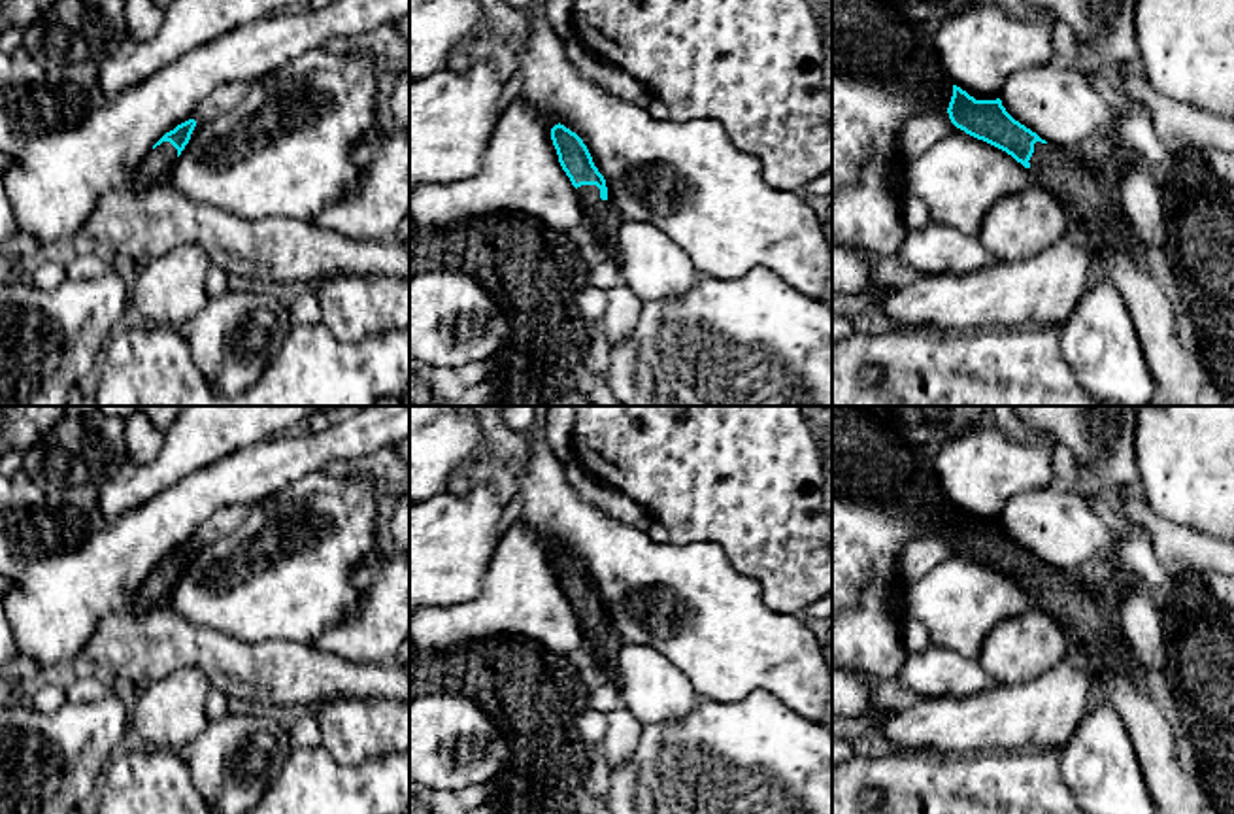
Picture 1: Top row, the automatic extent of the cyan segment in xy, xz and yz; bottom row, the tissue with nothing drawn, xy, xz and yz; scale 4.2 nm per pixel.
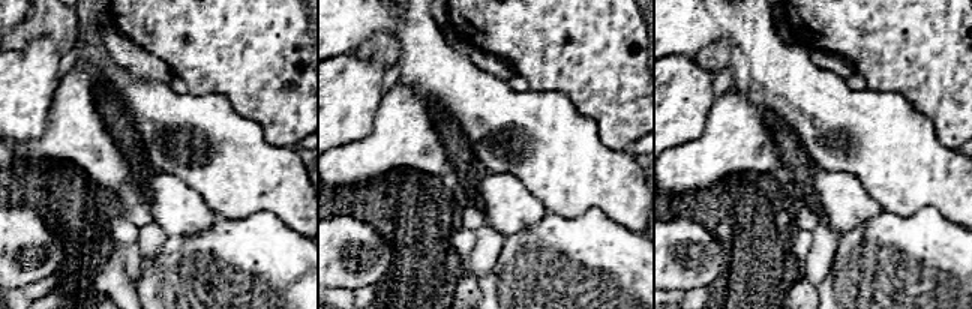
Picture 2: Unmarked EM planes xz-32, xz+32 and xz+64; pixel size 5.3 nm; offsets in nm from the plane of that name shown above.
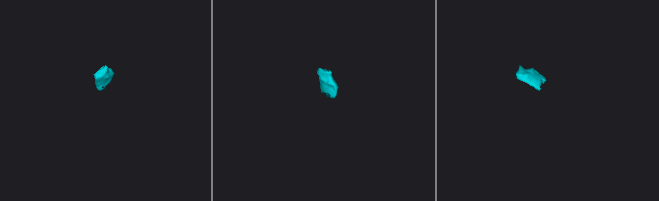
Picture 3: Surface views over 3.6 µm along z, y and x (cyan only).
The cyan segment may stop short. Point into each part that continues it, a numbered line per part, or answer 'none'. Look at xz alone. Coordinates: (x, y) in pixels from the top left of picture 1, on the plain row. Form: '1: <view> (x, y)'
1: xz (600, 644)

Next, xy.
1: xy (161, 582)

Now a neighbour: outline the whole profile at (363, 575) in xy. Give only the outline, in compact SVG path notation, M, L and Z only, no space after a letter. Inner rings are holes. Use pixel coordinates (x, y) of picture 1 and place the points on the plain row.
M374 553L374 555L368 555L366 559L360 559L353 567L351 585L357 591L357 599L347 612L347 621L355 621L360 616L366 601L375 591L374 580L375 580L375 572L377 572L381 561L383 561L381 555Z

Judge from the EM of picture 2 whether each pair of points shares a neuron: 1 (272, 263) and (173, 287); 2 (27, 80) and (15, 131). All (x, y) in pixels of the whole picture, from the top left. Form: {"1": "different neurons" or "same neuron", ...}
{"1": "same neuron", "2": "same neuron"}

